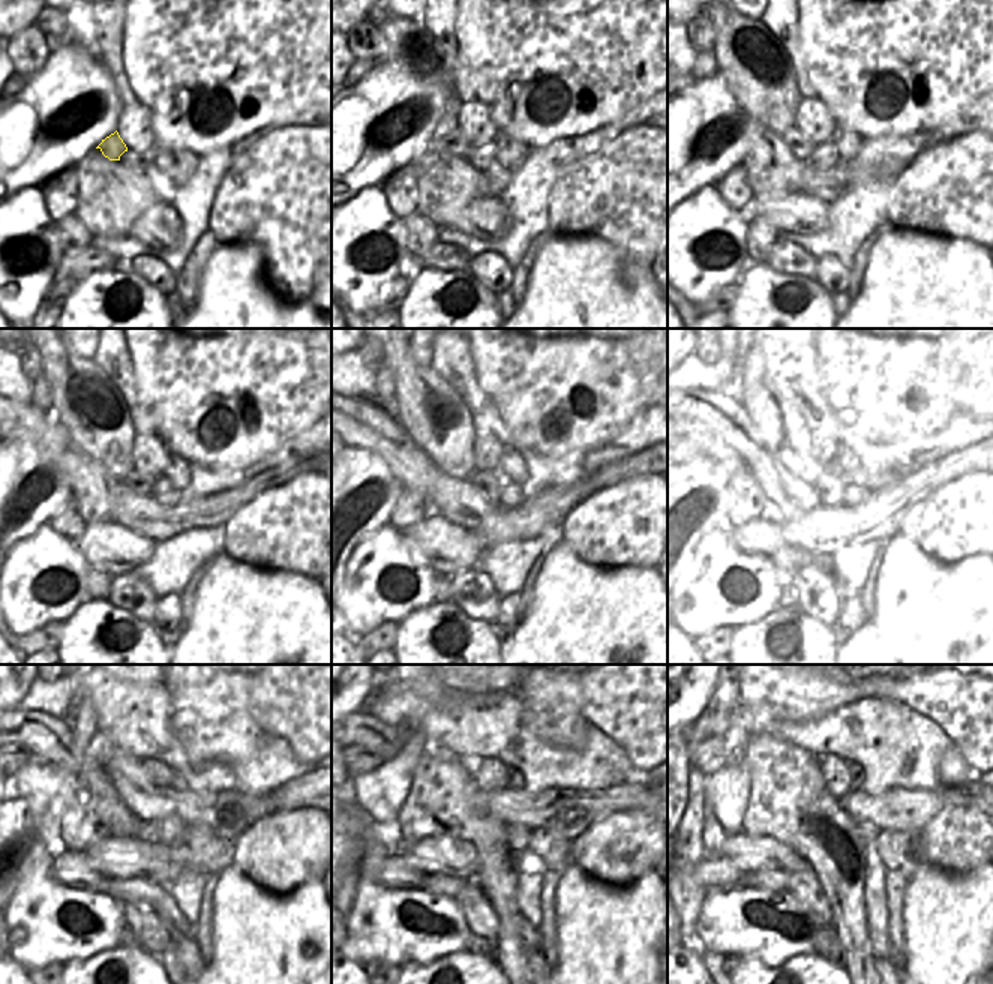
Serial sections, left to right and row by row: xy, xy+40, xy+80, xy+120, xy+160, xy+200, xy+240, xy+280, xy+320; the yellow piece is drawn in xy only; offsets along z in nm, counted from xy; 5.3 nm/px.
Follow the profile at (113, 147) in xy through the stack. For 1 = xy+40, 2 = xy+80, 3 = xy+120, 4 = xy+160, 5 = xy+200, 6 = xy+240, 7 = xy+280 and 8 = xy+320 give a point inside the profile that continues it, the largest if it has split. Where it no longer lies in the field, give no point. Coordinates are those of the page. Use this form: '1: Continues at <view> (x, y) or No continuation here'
1: Continues at xy+40 (456, 144)
2: Continues at xy+80 (795, 141)
3: Continues at xy+120 (143, 485)
4: Continues at xy+160 (489, 483)
5: Continues at xy+200 (831, 489)
6: Continues at xy+240 (170, 831)
7: Continues at xy+280 (518, 836)
8: Continues at xy+320 (867, 831).

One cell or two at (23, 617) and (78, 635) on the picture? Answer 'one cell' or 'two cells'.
two cells

